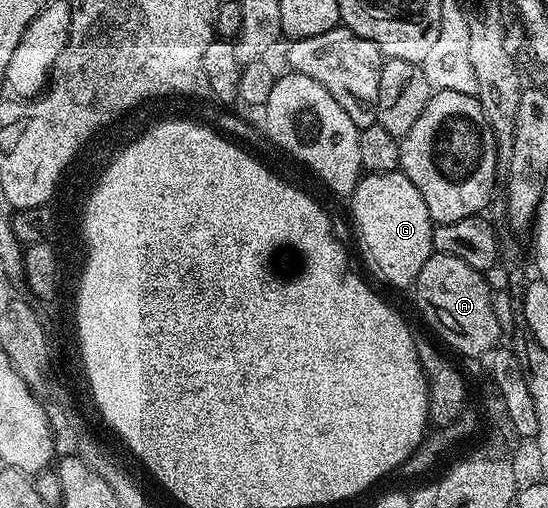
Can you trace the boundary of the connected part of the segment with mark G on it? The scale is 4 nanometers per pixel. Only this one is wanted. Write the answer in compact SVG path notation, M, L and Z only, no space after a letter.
M397 170L386 174L361 175L350 197L352 220L356 223L356 232L360 235L360 244L364 247L364 256L372 263L372 272L380 280L385 280L392 288L411 289L415 285L426 258L434 251L432 230L434 221L422 202L422 194Z

